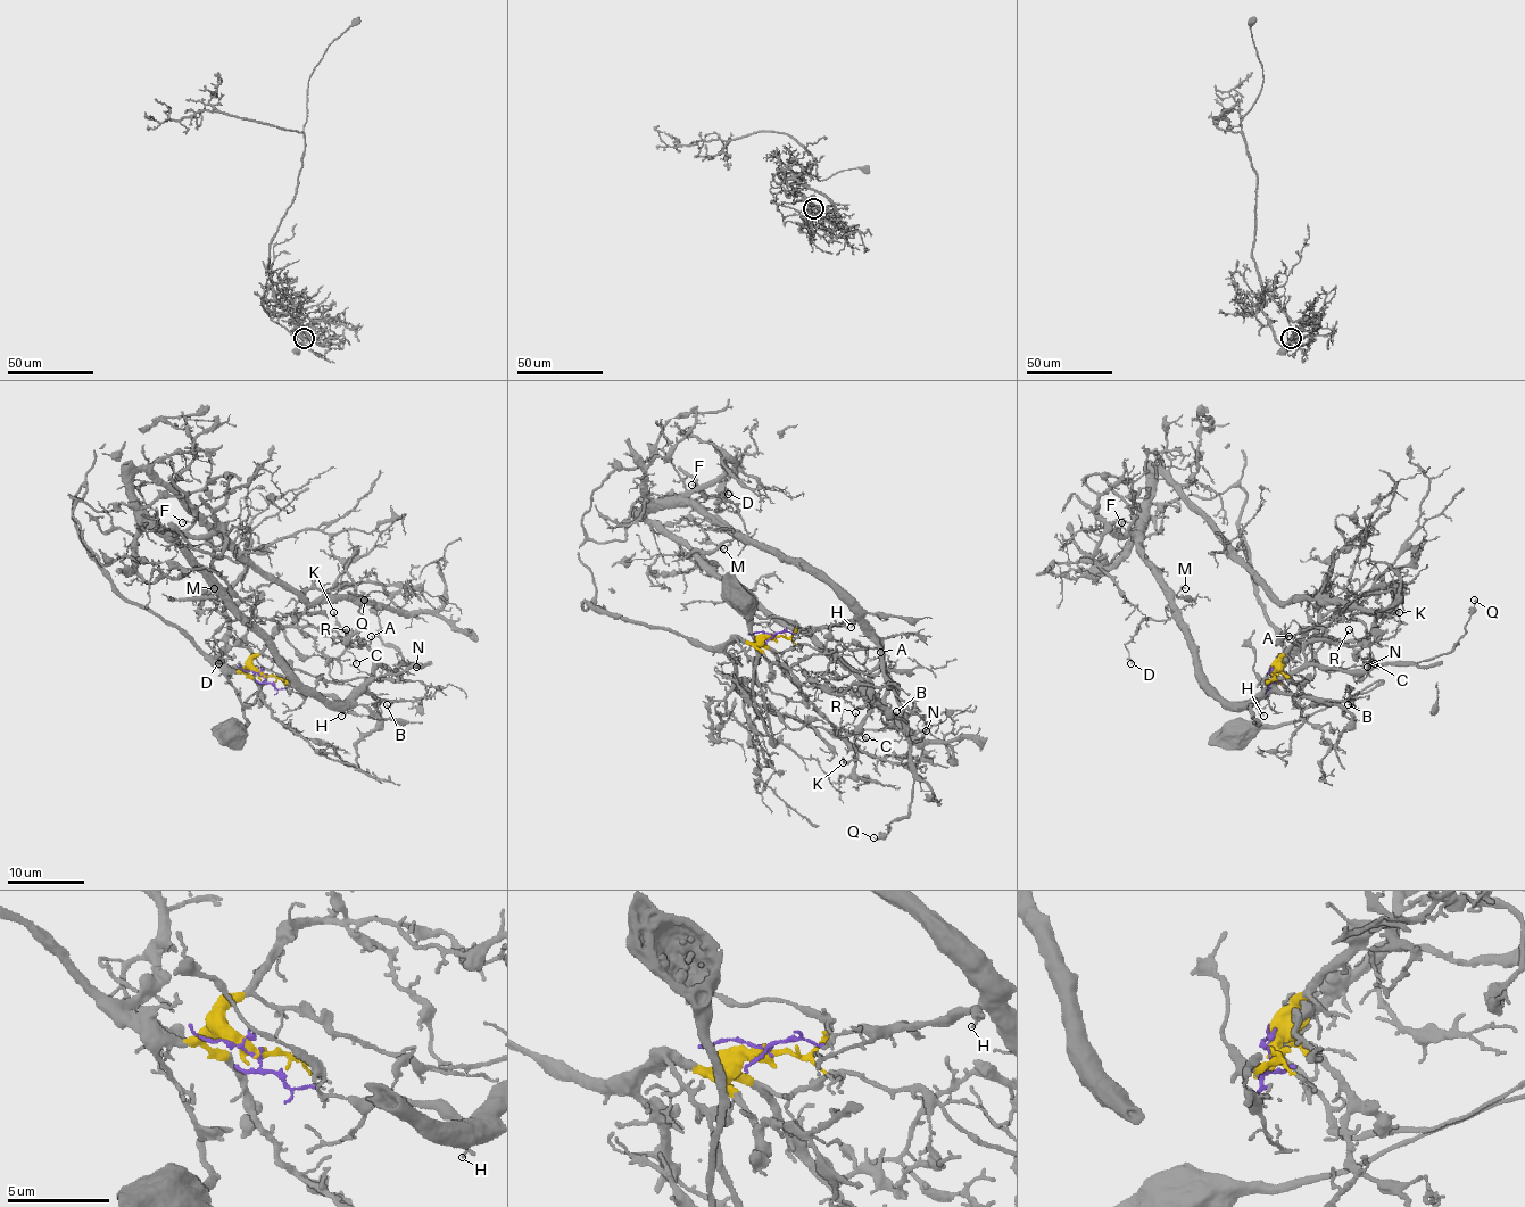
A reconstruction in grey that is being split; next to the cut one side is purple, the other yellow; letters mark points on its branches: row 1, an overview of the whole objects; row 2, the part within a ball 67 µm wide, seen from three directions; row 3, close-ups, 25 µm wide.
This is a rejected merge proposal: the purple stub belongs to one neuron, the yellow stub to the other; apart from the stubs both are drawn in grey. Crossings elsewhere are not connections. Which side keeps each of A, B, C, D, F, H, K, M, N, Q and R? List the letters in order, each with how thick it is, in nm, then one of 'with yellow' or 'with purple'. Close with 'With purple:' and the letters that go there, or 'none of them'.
A: 100 nm thick; with purple
B: 140 nm thick; with purple
C: 90 nm thick; with purple
D: 90 nm thick; with purple
F: 120 nm thick; with purple
H: 50 nm thick; with purple
K: 200 nm thick; with purple
M: 110 nm thick; with purple
N: 120 nm thick; with purple
Q: 120 nm thick; with purple
R: 100 nm thick; with purple
With purple: A, B, C, D, F, H, K, M, N, Q, R

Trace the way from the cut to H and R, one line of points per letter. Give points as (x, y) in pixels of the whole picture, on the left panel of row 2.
H: (262, 675), (278, 688), (291, 693), (332, 694), (341, 702), (341, 716)
R: (262, 675), (278, 688), (346, 700), (371, 675), (372, 661), (361, 641), (351, 646), (344, 641), (346, 628)

